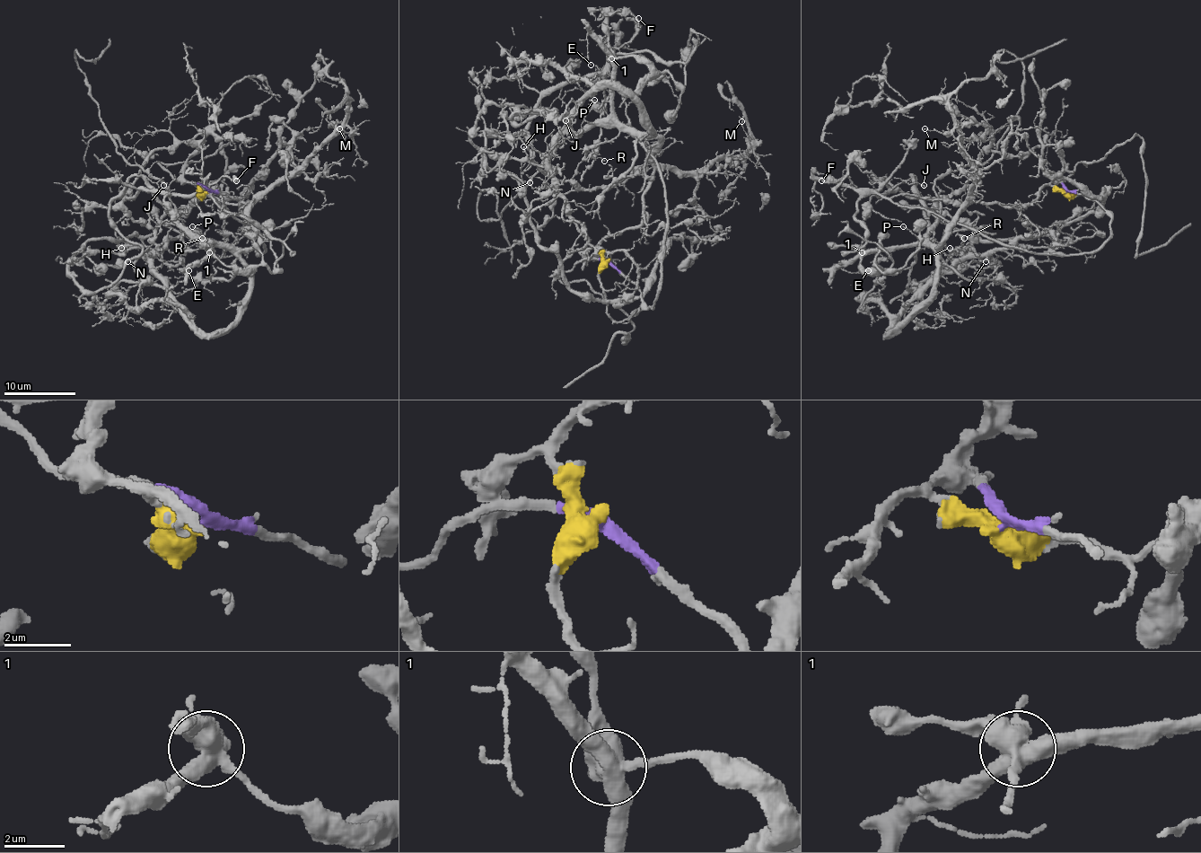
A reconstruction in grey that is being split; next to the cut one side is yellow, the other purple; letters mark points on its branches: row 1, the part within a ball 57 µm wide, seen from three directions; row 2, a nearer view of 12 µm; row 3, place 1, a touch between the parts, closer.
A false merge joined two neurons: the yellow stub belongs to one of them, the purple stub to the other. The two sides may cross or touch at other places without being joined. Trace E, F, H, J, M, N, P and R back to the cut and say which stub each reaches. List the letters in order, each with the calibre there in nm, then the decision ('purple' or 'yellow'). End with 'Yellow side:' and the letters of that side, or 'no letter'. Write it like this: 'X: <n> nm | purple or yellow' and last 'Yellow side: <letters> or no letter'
E: 110 nm | yellow
F: 180 nm | purple
H: 150 nm | yellow
J: 140 nm | purple
M: 130 nm | yellow
N: 80 nm | yellow
P: 120 nm | yellow
R: 110 nm | yellow
Yellow side: E, H, M, N, P, R

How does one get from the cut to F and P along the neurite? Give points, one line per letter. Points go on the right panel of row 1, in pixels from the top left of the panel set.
F: (1066, 192), (1084, 194), (1109, 217), (1109, 235), (1091, 251), (1043, 255), (854, 189), (846, 176), (821, 181)
P: (1065, 192), (1047, 185), (1025, 206), (969, 203), (959, 214), (938, 248), (927, 246), (902, 226)

